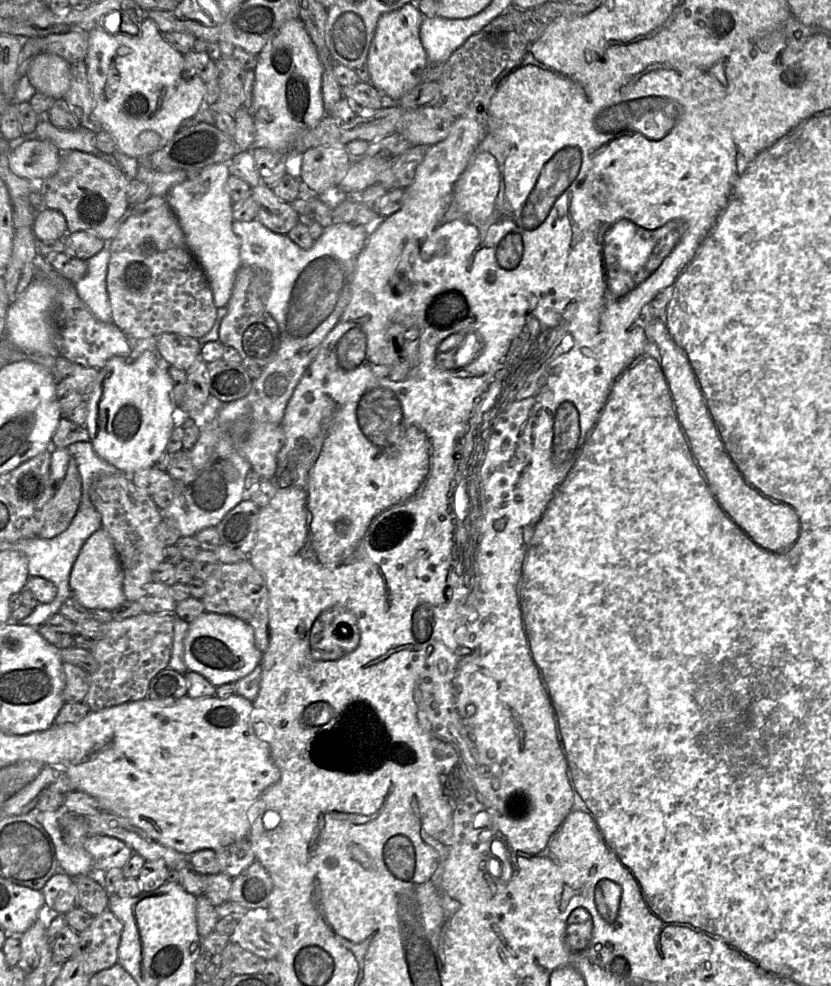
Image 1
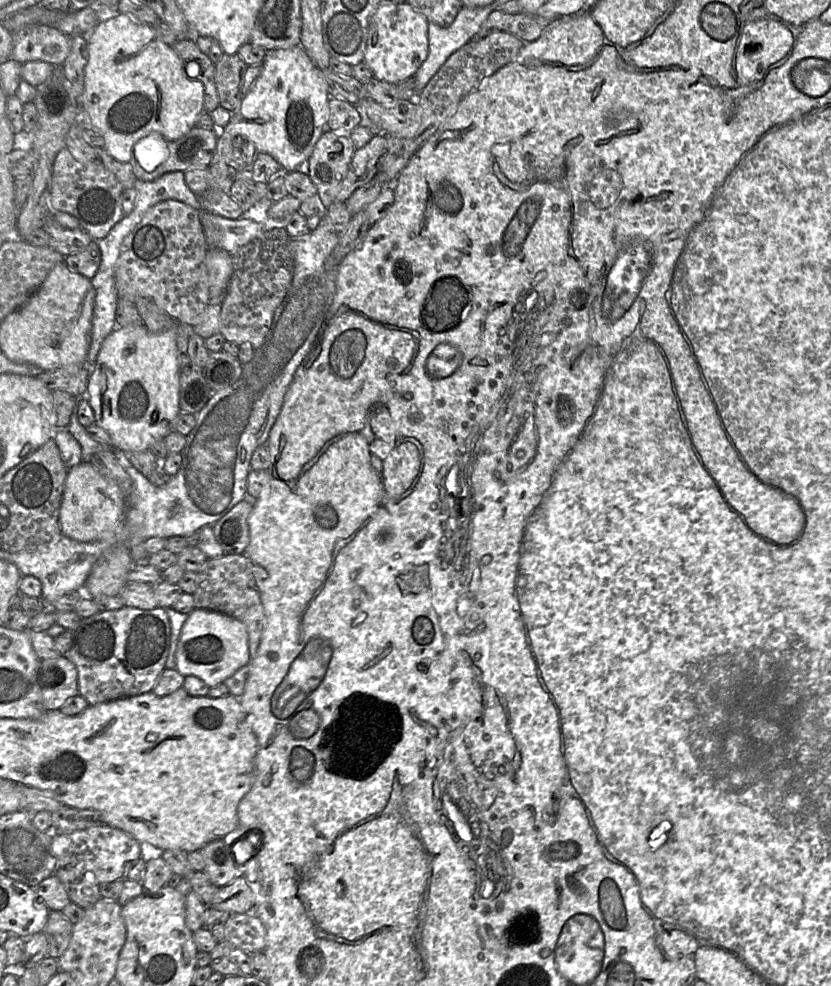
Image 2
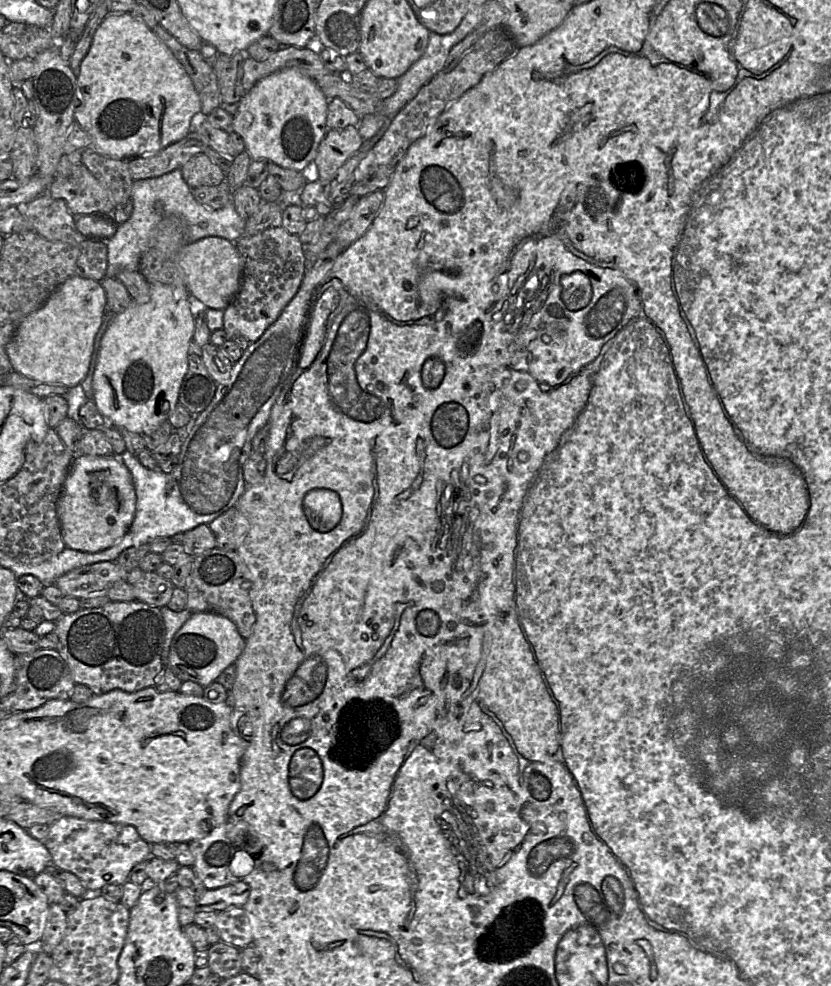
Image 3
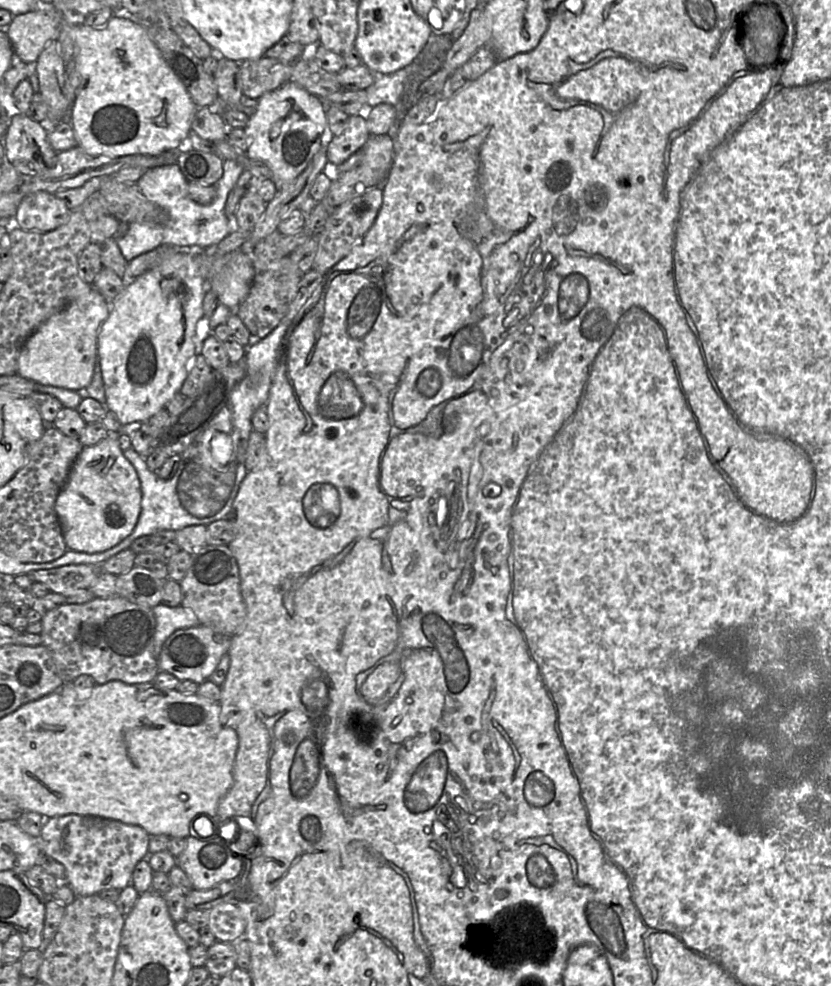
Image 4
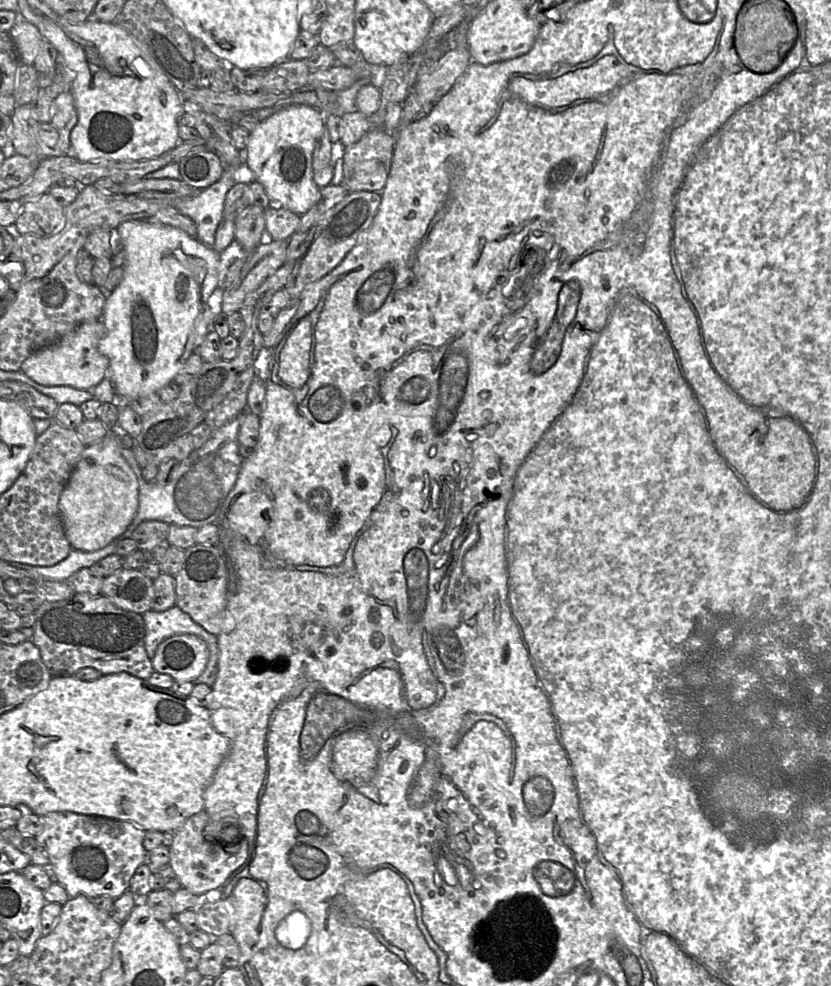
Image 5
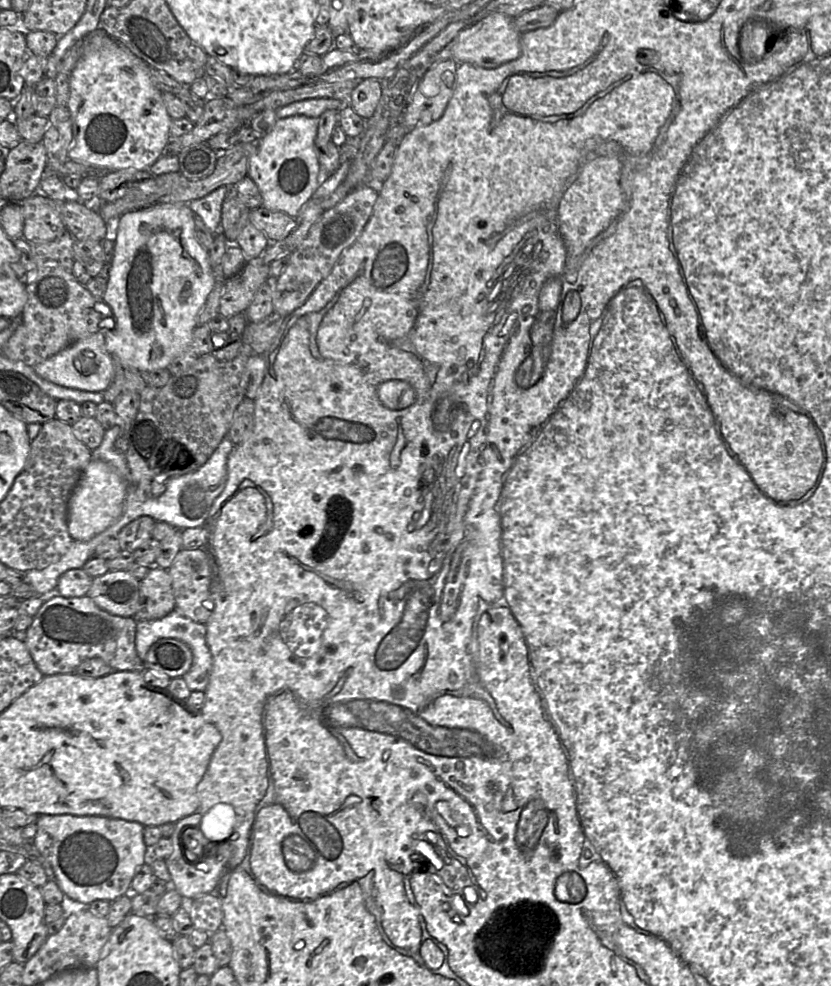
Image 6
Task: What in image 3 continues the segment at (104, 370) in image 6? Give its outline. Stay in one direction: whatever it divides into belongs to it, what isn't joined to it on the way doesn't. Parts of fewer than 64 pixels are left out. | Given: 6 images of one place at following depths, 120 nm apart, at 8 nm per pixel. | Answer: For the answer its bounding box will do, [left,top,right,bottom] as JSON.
[6,275,107,388]

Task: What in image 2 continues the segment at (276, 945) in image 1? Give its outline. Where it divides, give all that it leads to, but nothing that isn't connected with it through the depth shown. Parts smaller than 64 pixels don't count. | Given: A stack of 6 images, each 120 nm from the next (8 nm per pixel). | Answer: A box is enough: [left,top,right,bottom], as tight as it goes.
[224,910,265,954]

